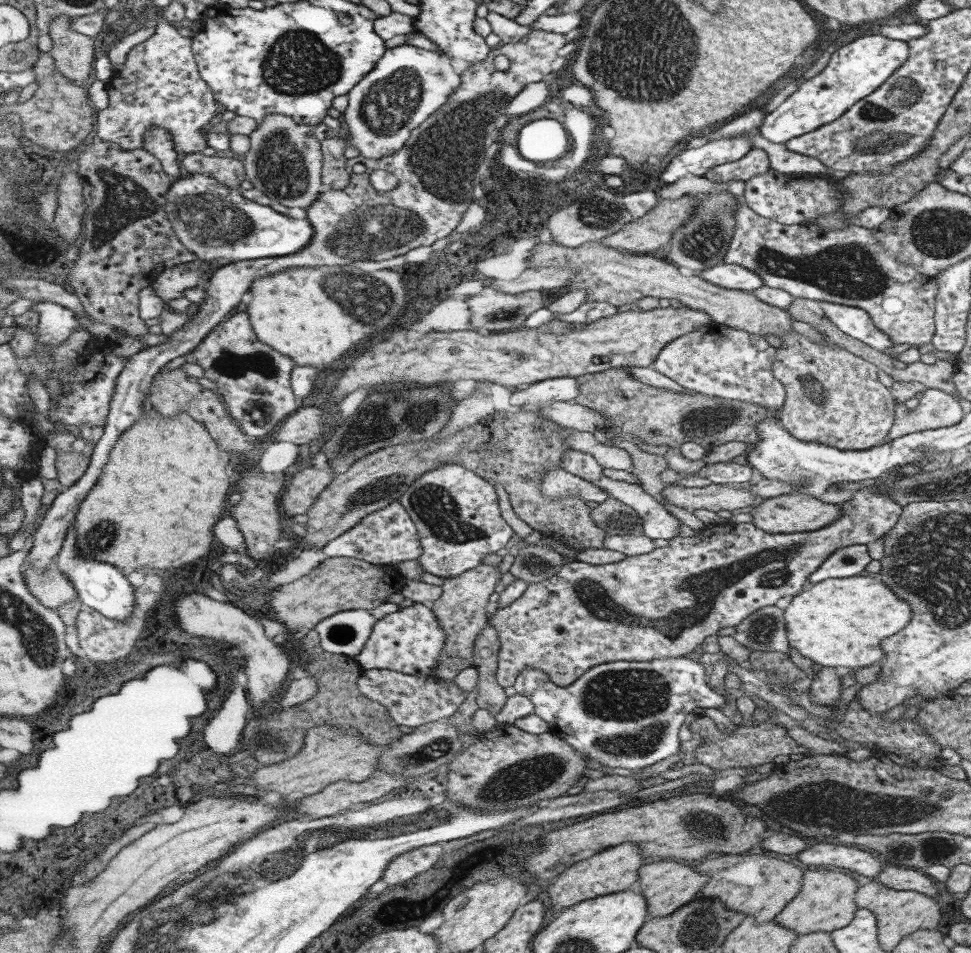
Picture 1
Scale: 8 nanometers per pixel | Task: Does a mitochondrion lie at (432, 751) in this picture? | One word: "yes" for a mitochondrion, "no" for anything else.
yes

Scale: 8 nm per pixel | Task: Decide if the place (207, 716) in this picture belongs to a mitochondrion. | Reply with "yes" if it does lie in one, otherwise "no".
no

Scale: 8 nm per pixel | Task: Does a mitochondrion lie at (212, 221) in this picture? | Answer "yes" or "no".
yes

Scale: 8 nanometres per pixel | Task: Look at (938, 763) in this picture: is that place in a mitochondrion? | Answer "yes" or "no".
no

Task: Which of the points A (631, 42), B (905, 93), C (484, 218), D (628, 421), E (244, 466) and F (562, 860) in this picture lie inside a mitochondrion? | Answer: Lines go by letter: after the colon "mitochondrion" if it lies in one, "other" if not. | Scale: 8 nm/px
A: mitochondrion
B: mitochondrion
C: other
D: other
E: other
F: other

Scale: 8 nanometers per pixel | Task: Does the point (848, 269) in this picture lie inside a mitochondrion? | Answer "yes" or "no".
yes

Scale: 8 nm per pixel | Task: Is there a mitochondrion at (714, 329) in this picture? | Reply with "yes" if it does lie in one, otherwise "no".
no

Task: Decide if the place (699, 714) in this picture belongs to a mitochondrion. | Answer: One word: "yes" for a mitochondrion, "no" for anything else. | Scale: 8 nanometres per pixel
no

